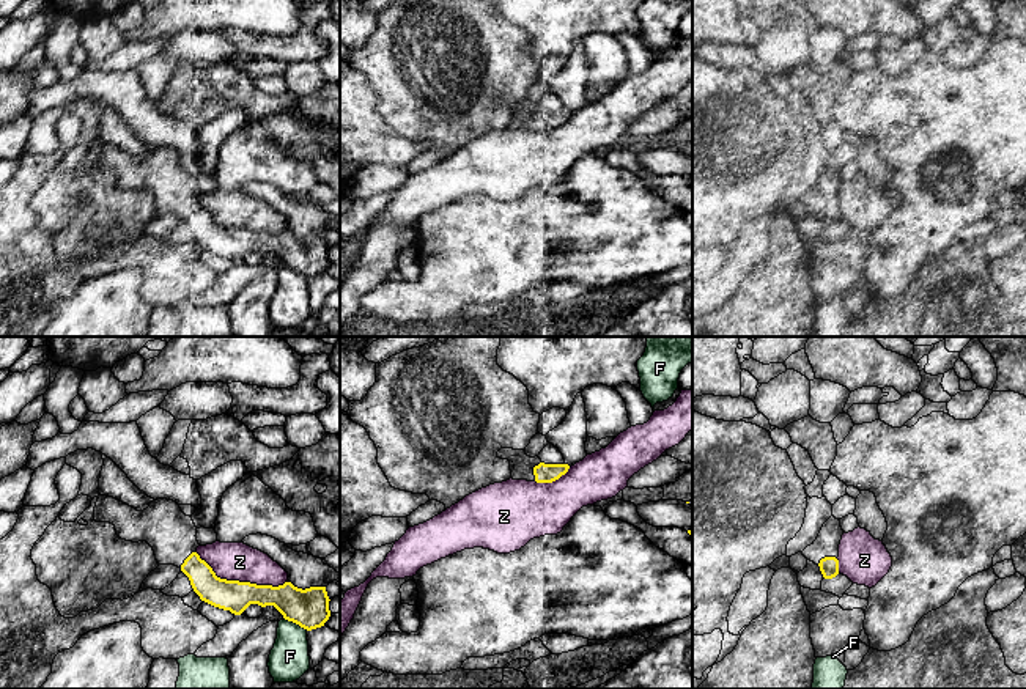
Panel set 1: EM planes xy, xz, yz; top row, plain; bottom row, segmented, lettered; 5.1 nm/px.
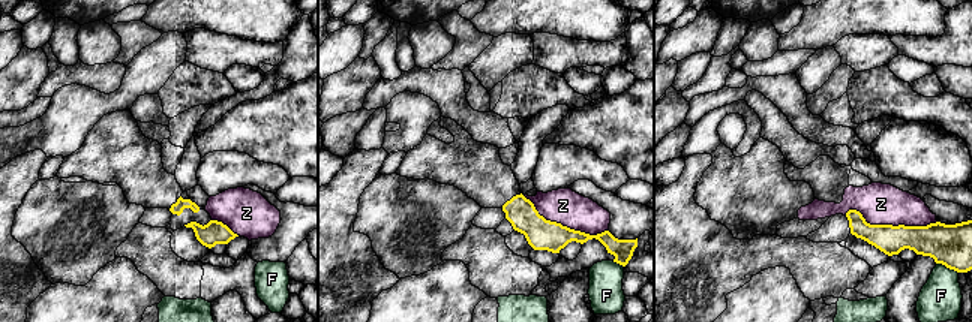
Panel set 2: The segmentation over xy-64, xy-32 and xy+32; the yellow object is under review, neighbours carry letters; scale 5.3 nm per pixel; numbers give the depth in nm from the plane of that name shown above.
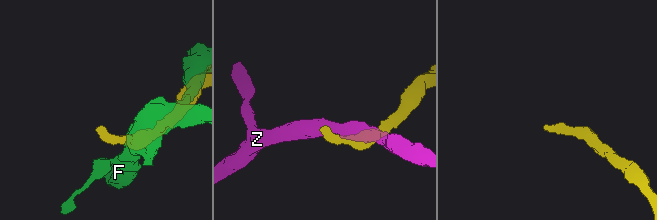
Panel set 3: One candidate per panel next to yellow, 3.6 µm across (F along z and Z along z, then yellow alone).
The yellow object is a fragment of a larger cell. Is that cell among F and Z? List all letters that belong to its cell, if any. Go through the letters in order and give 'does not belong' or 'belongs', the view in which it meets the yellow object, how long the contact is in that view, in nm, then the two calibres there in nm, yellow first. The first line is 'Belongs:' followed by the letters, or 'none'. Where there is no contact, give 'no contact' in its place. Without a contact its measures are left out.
Belongs: none
F: does not belong; meets yellow in xy; contact 140 nm long; 200 nm thick on the yellow side, 200 nm on the other
Z: does not belong; meets yellow in xy; contact 500 nm long; 160 nm thick on the yellow side, 190 nm on the other

